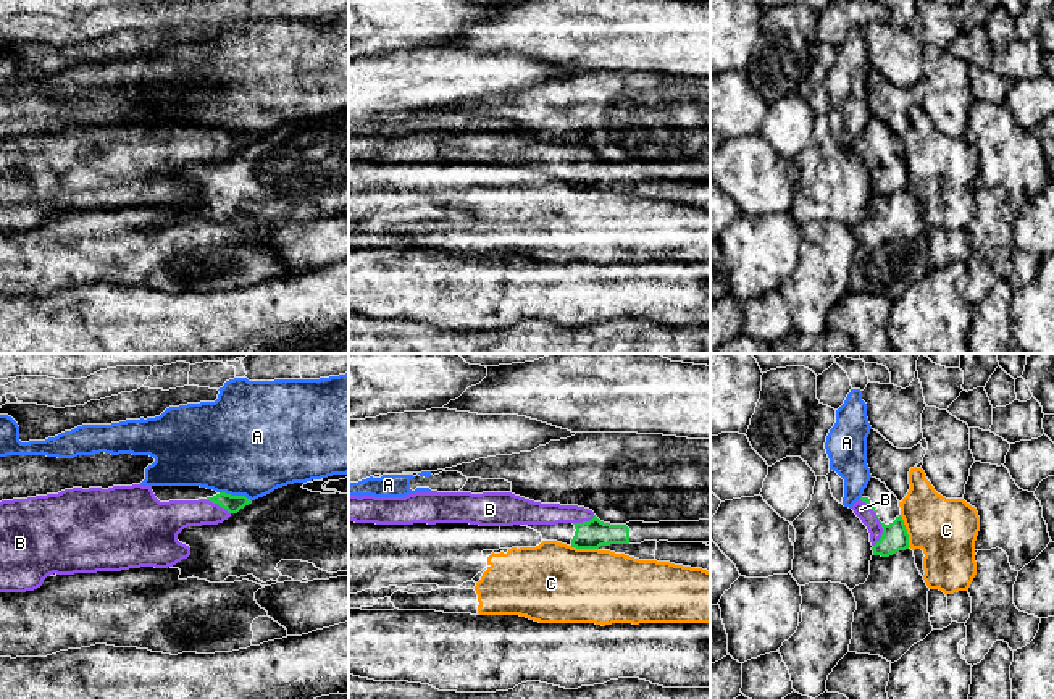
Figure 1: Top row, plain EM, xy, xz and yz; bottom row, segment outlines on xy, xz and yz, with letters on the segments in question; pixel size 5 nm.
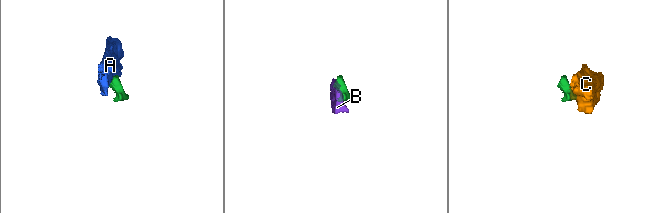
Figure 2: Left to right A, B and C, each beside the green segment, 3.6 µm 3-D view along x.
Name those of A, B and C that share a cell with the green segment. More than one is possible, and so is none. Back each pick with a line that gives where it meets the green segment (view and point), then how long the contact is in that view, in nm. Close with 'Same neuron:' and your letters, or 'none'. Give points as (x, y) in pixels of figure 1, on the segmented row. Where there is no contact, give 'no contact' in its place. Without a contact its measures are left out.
B: contact yz (880, 522); length 240 nm
Same neuron: B

